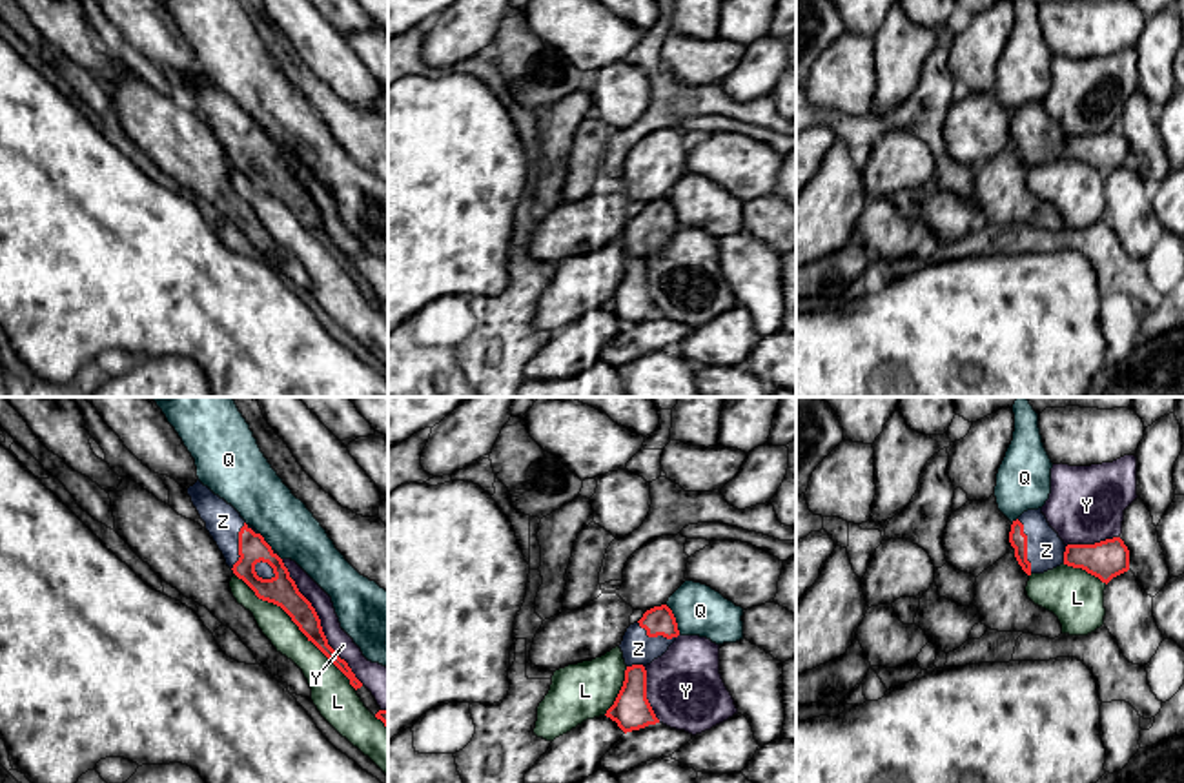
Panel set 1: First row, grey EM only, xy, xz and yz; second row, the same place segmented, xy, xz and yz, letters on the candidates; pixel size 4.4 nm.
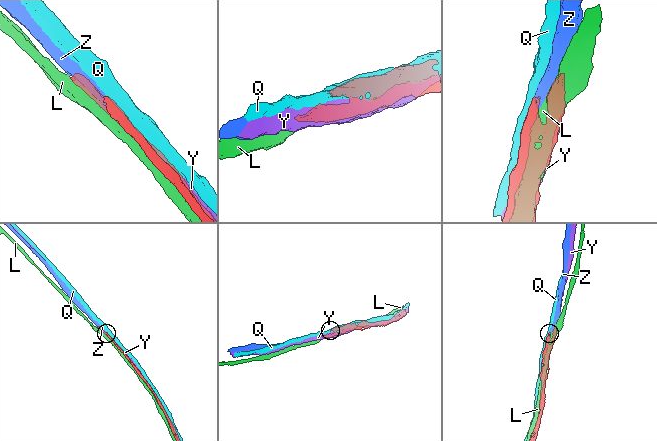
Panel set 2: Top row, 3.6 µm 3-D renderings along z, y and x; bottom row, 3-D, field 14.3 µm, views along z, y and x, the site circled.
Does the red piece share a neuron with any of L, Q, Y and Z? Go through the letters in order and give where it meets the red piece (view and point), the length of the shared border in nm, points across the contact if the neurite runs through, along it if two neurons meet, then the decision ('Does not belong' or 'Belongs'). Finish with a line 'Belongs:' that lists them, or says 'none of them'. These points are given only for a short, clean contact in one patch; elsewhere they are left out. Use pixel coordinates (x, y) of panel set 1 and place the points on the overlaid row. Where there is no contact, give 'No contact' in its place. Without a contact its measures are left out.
L: Touches red at xy (296, 623). Shared border 750 nm. Does not belong
Q: Touches red at xz (674, 620). Shared border 140 nm. Does not belong
Y: Touches red at xy (319, 621). Shared border 650 nm. Does not belong
Z: Touches red at xy (239, 545). Shared border 220 nm. Belongs
Belongs: Z

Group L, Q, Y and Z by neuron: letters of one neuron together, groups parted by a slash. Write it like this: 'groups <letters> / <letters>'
groups L / Q / Y / Z

